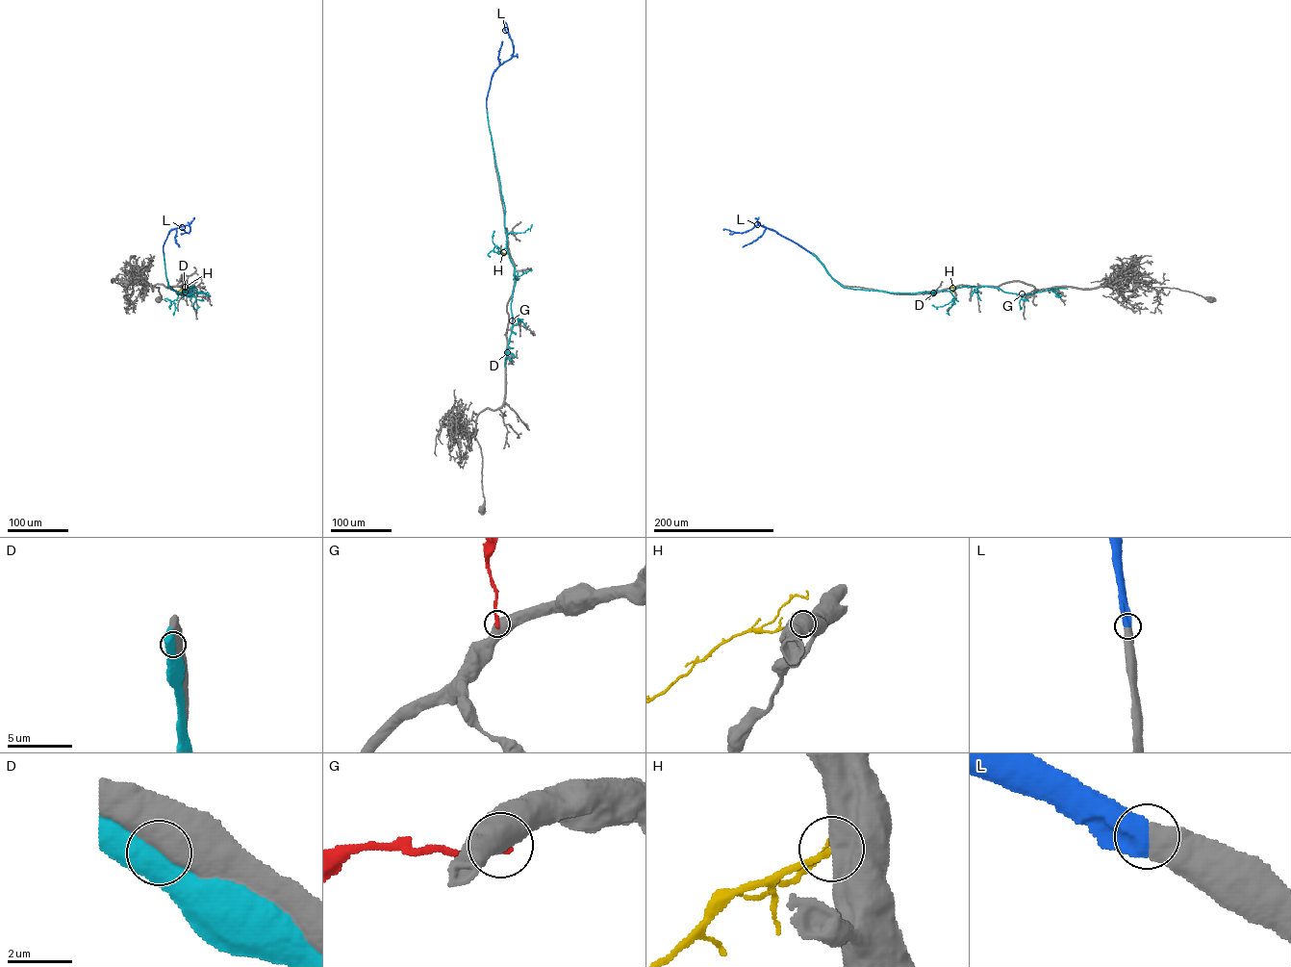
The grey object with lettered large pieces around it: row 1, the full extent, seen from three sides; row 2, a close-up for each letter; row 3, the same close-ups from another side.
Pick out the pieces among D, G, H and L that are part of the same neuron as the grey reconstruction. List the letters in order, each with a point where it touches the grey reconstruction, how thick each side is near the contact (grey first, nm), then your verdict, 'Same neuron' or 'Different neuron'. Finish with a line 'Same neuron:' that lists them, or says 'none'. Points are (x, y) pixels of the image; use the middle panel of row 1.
D: Touches grey at (487, 111). Thickness 750 nm (grey) against 550 nm. Different neuron
G: Touches grey at (512, 326). Thickness 700 nm (grey) against 320 nm. Different neuron
H: Touches grey at (508, 251). Thickness 750 nm (grey) against 180 nm. Different neuron
L: Touches grey at (487, 110). Thickness 650 nm (grey) against 700 nm. Same neuron
Same neuron: L

